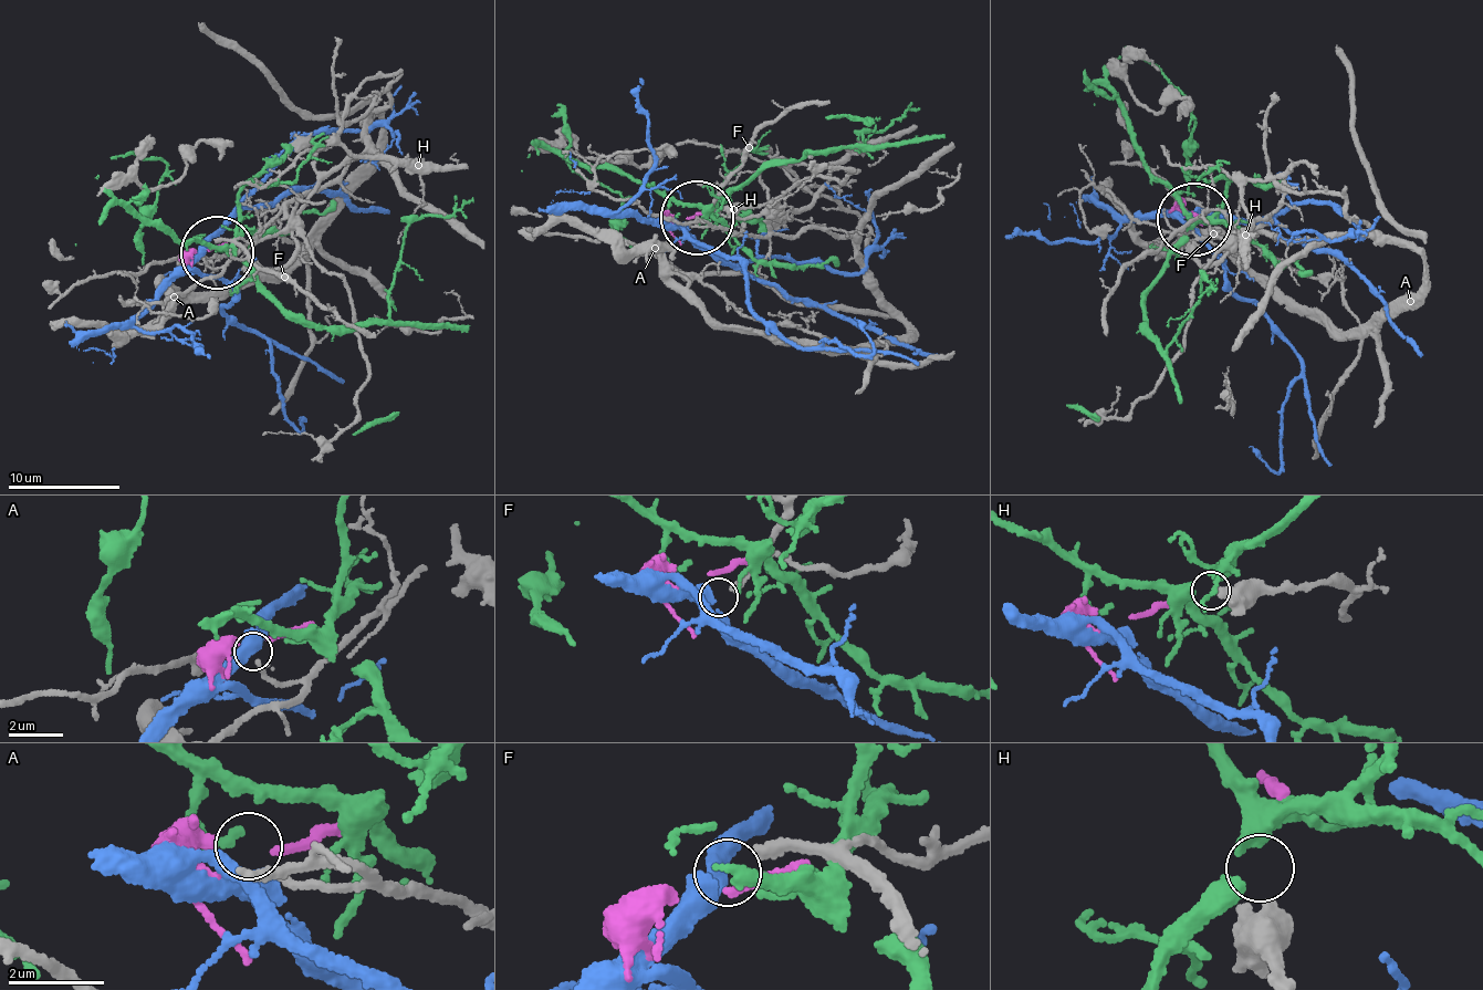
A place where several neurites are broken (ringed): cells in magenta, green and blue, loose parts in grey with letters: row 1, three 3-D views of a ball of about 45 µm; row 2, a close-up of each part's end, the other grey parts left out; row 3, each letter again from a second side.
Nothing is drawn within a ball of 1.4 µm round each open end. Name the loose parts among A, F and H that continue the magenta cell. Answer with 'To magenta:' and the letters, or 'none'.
To magenta: none

